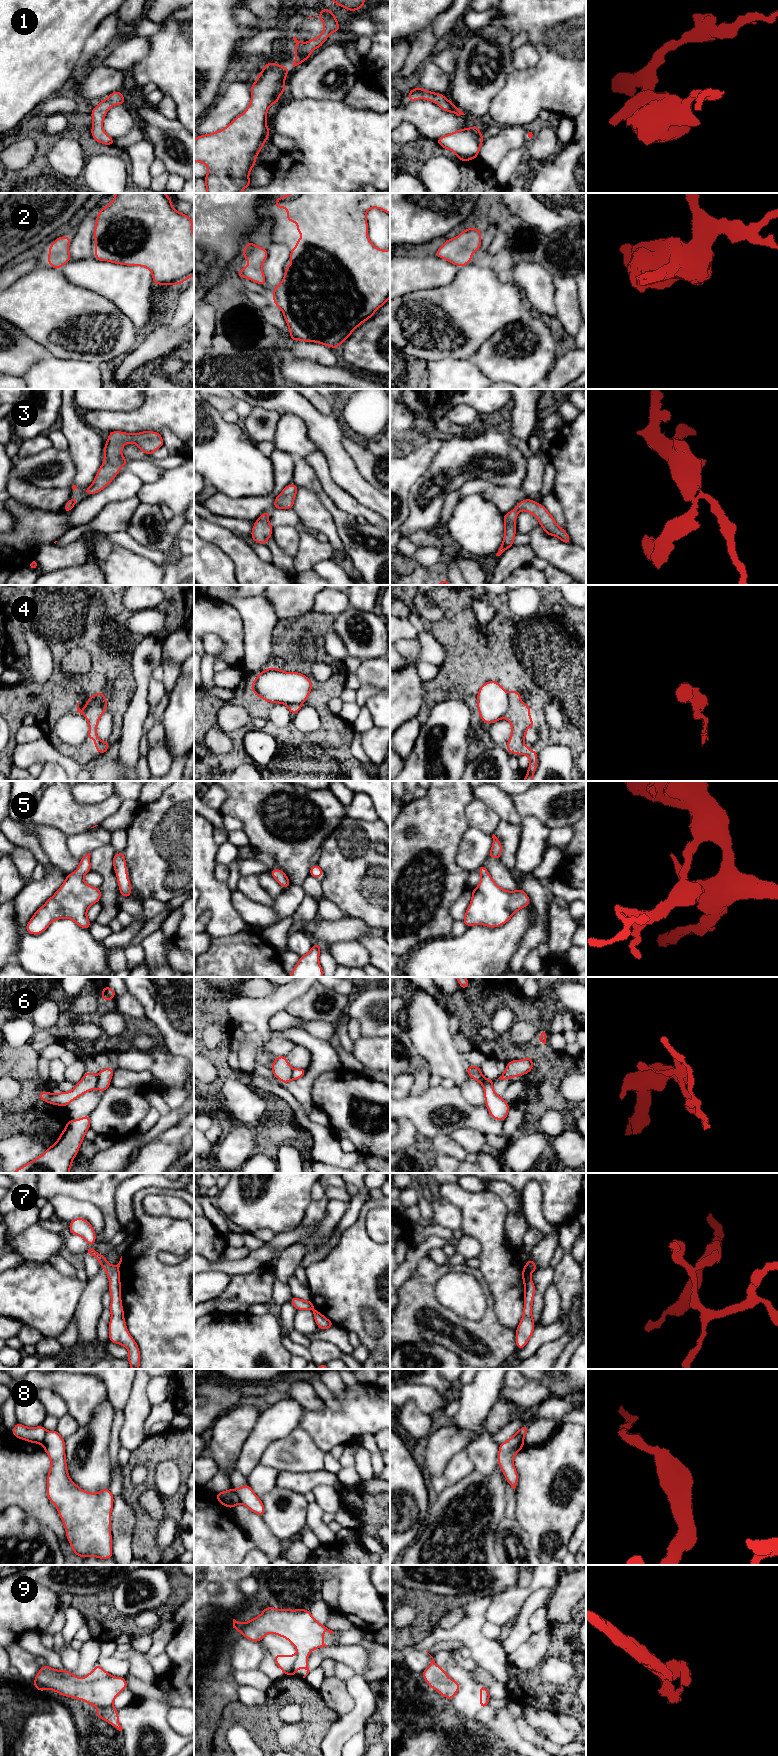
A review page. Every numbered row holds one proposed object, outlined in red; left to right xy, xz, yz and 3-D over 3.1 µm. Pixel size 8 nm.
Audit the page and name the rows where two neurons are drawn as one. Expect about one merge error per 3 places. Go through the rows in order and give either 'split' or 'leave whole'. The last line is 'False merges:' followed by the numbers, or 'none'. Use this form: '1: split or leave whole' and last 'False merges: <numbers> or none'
1: leave whole
2: leave whole
3: leave whole
4: leave whole
5: leave whole
6: split
7: split
8: split
9: leave whole
False merges: 6, 7, 8

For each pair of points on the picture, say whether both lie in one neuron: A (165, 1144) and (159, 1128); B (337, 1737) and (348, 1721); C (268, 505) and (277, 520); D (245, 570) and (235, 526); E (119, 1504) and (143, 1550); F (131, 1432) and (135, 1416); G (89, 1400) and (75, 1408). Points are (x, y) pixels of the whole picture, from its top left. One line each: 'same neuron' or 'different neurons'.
A: different neurons
B: same neuron
C: different neurons
D: different neurons
E: different neurons
F: same neuron
G: same neuron

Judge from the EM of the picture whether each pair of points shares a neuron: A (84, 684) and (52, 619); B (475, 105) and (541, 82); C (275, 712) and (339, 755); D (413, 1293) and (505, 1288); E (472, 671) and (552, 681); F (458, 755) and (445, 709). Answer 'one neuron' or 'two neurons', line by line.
A: one neuron
B: two neurons
C: one neuron
D: two neurons
E: one neuron
F: one neuron

